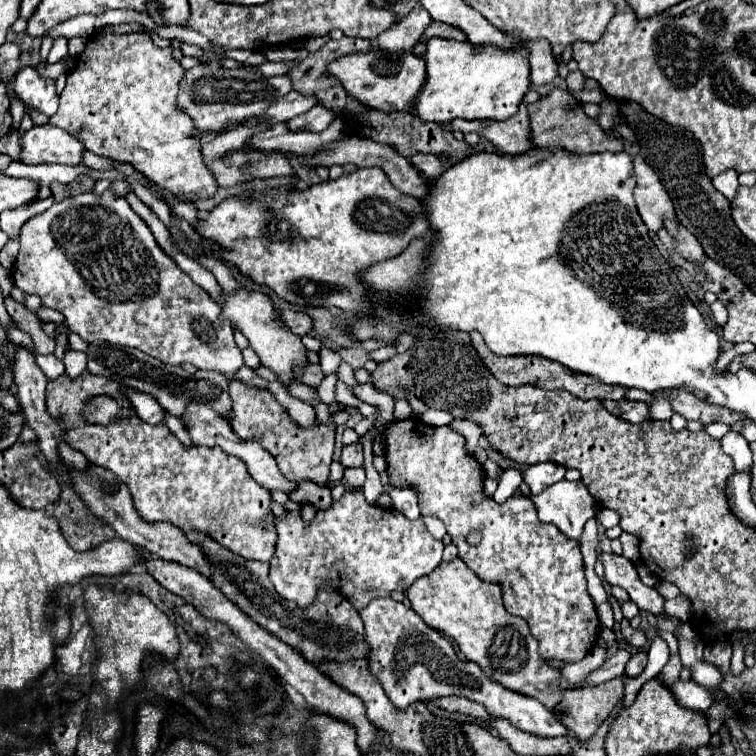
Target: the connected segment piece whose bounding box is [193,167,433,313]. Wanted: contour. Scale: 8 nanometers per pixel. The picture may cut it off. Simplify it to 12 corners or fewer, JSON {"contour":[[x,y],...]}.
{"contour":[[381,169],[229,197],[193,227],[293,305],[431,237]]}

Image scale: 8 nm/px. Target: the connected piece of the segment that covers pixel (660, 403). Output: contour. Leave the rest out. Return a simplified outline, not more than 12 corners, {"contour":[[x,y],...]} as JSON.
{"contour":[[659,397],[651,403],[653,419],[669,419],[673,415],[671,401]]}

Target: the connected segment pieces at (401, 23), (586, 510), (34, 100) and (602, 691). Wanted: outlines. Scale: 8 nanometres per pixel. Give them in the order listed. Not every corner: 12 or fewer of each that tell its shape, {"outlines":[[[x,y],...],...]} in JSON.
{"outlines":[[[415,9],[377,37],[381,49],[411,51],[429,13]],[[583,481],[527,495],[543,523],[579,541],[597,503]],[[33,67],[13,77],[13,91],[27,109],[49,117],[59,107],[55,83]],[[625,679],[567,691],[555,715],[591,737],[625,691]]]}

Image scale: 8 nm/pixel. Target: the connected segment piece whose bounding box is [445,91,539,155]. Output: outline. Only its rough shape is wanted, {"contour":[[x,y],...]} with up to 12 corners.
{"contour":[[527,91],[519,111],[505,121],[457,121],[451,131],[475,131],[501,153],[533,149],[527,105],[539,93]]}

